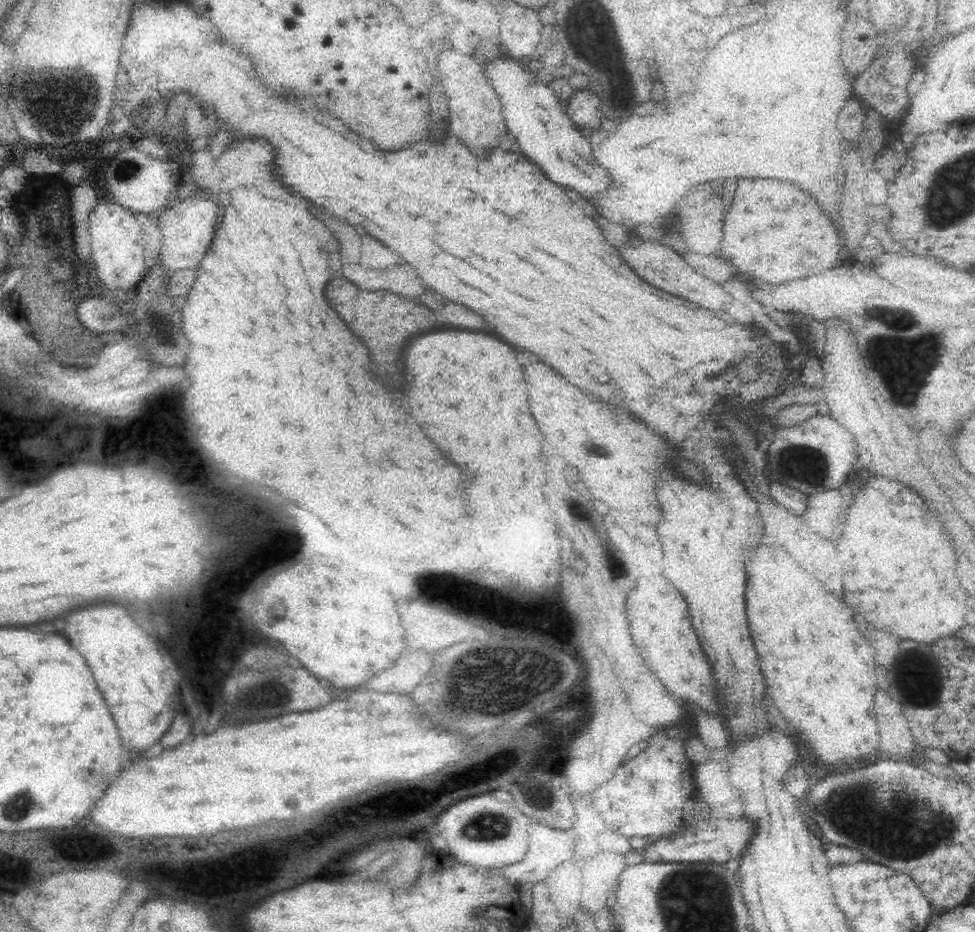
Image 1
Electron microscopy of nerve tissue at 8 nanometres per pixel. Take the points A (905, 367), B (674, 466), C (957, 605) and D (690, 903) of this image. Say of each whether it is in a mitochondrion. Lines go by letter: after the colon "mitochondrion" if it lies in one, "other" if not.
A: mitochondrion
B: other
C: other
D: mitochondrion

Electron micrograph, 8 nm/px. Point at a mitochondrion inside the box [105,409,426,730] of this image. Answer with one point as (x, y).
(252, 697)

